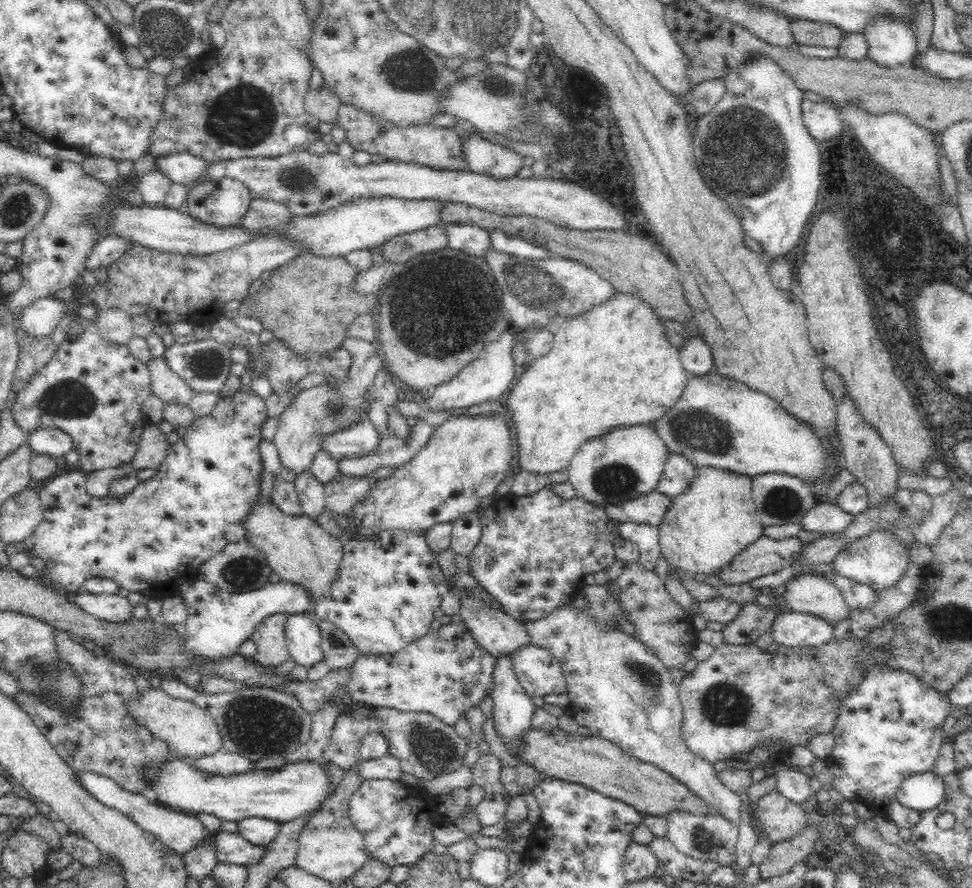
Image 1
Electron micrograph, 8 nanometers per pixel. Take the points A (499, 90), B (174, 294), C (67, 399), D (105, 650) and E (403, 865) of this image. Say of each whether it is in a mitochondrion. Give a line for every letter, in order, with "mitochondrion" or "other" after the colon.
A: mitochondrion
B: other
C: mitochondrion
D: other
E: other

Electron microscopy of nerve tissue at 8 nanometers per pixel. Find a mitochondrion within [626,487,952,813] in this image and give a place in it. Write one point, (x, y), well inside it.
(722, 704)

